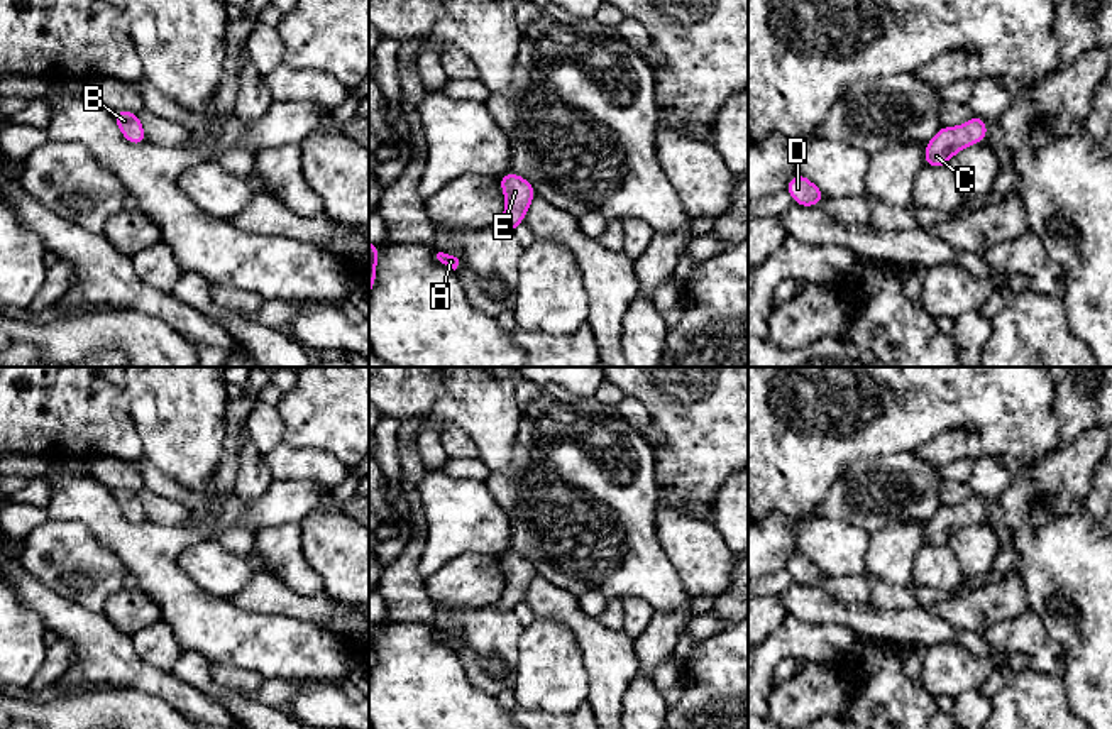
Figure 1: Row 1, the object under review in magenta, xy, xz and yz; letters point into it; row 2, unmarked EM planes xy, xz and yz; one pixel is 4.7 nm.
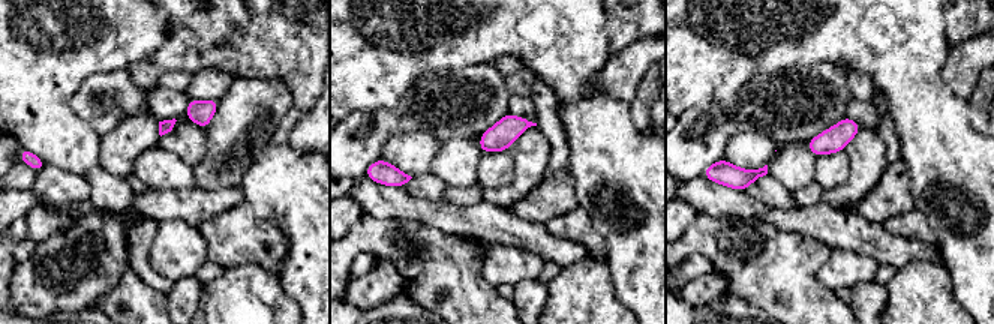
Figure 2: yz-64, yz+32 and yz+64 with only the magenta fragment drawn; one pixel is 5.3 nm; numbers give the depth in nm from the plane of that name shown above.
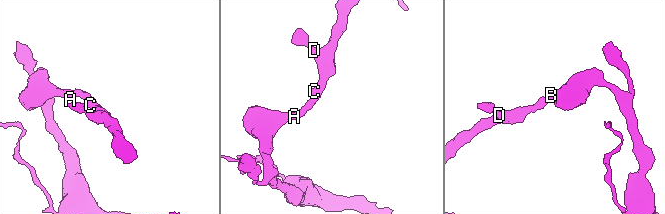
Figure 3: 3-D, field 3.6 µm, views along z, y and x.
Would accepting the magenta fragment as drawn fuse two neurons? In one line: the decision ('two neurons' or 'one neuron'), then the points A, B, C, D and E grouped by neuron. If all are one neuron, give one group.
one neuron; A B C D E

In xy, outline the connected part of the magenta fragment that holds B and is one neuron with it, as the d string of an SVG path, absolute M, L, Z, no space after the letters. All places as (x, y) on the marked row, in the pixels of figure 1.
M125 110L113 112L122 135L134 145L147 142L139 115Z

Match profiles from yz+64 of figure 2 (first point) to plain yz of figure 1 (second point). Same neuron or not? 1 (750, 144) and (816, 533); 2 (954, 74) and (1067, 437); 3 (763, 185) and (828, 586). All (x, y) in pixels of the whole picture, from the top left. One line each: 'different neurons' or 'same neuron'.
1: same neuron
2: different neurons
3: same neuron

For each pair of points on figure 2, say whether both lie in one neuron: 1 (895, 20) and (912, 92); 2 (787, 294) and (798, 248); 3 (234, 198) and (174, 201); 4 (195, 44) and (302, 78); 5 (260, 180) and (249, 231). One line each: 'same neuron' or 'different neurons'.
1: same neuron
2: same neuron
3: same neuron
4: same neuron
5: different neurons

